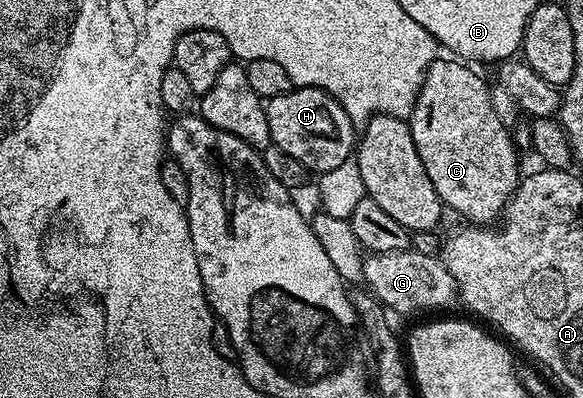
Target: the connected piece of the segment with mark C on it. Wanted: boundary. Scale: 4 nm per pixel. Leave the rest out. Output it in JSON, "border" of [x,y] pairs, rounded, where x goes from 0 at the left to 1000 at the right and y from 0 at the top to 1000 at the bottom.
{"border":[[[782,146],[768,148],[775,151],[743,151],[727,188],[703,294],[710,367],[717,367],[717,397],[724,397],[724,417],[731,417],[731,437],[738,437],[738,457],[744,457],[744,477],[751,477],[756,513],[774,530],[777,523],[811,565],[837,568],[859,550],[873,503],[885,487],[885,465],[895,450],[895,430],[885,415],[885,372],[871,334],[877,332],[873,314],[864,312],[861,296],[847,286],[847,266],[840,266],[839,204],[830,204],[810,173],[815,168]]]}

